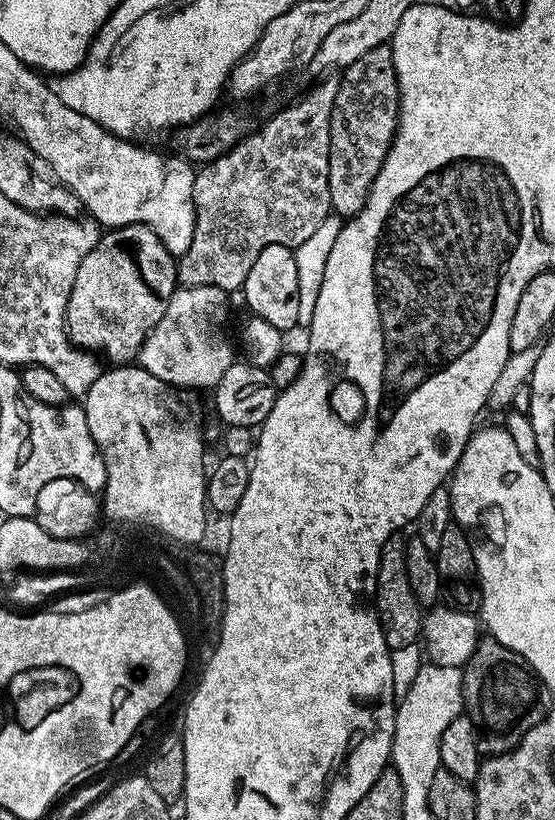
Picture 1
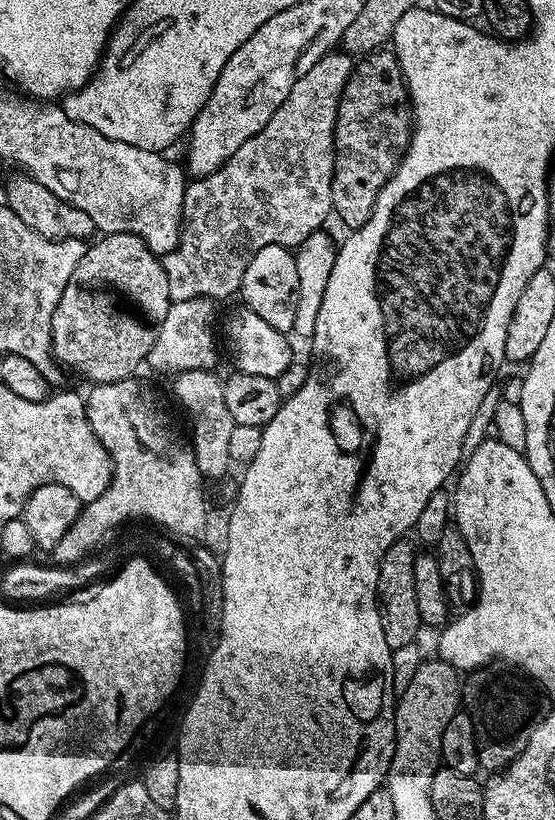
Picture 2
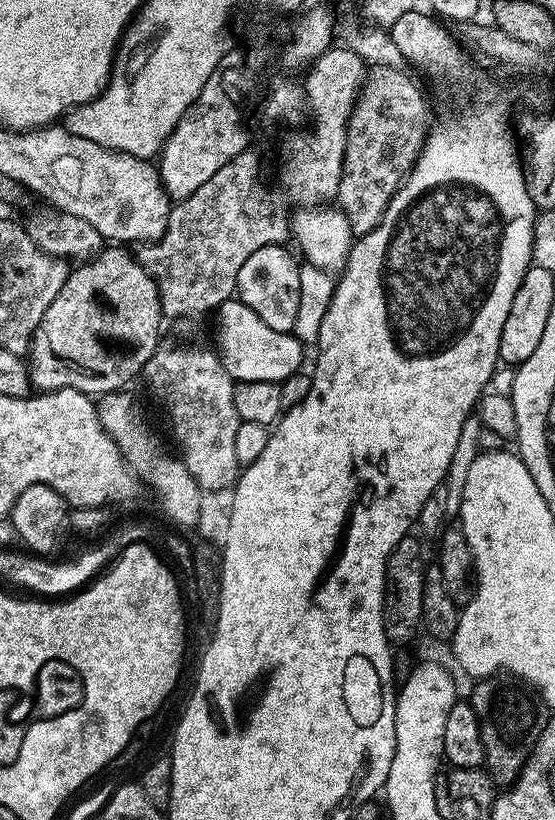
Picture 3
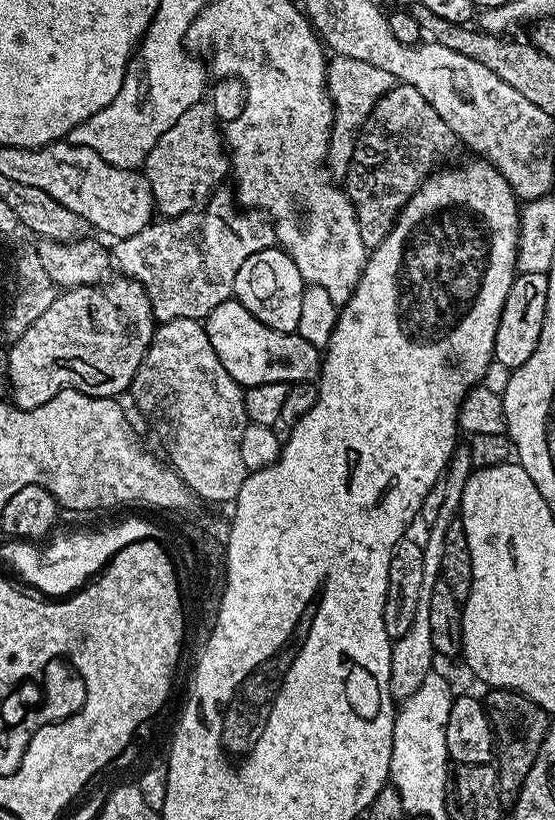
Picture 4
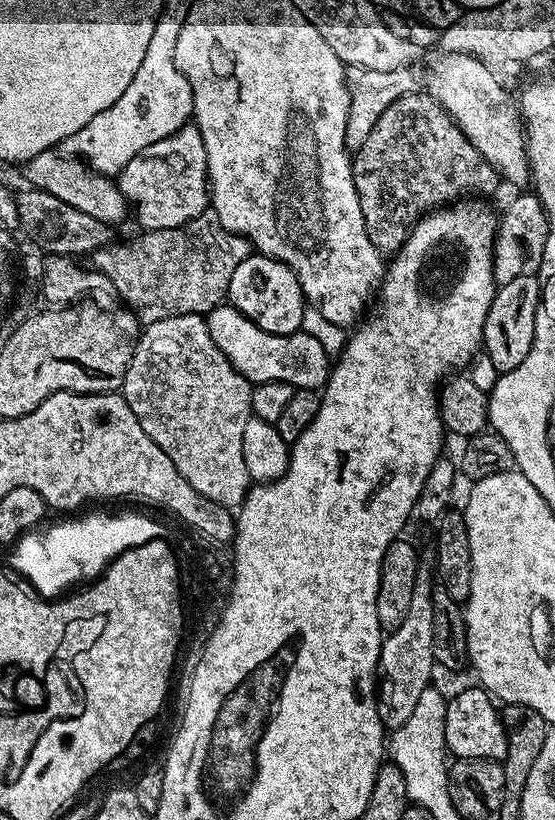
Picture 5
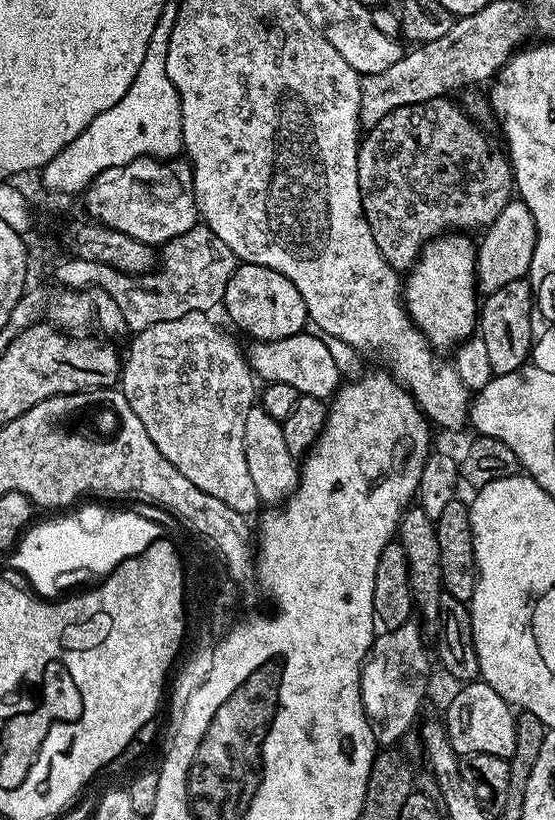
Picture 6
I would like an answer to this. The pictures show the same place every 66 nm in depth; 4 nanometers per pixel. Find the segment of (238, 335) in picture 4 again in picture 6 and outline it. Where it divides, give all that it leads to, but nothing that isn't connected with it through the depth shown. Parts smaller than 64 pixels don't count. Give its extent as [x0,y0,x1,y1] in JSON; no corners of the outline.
[246,330,342,401]

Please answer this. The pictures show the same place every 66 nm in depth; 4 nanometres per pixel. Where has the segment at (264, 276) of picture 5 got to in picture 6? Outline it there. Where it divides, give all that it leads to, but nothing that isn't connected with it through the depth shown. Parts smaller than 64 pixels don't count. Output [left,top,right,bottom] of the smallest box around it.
[222,263,309,341]

